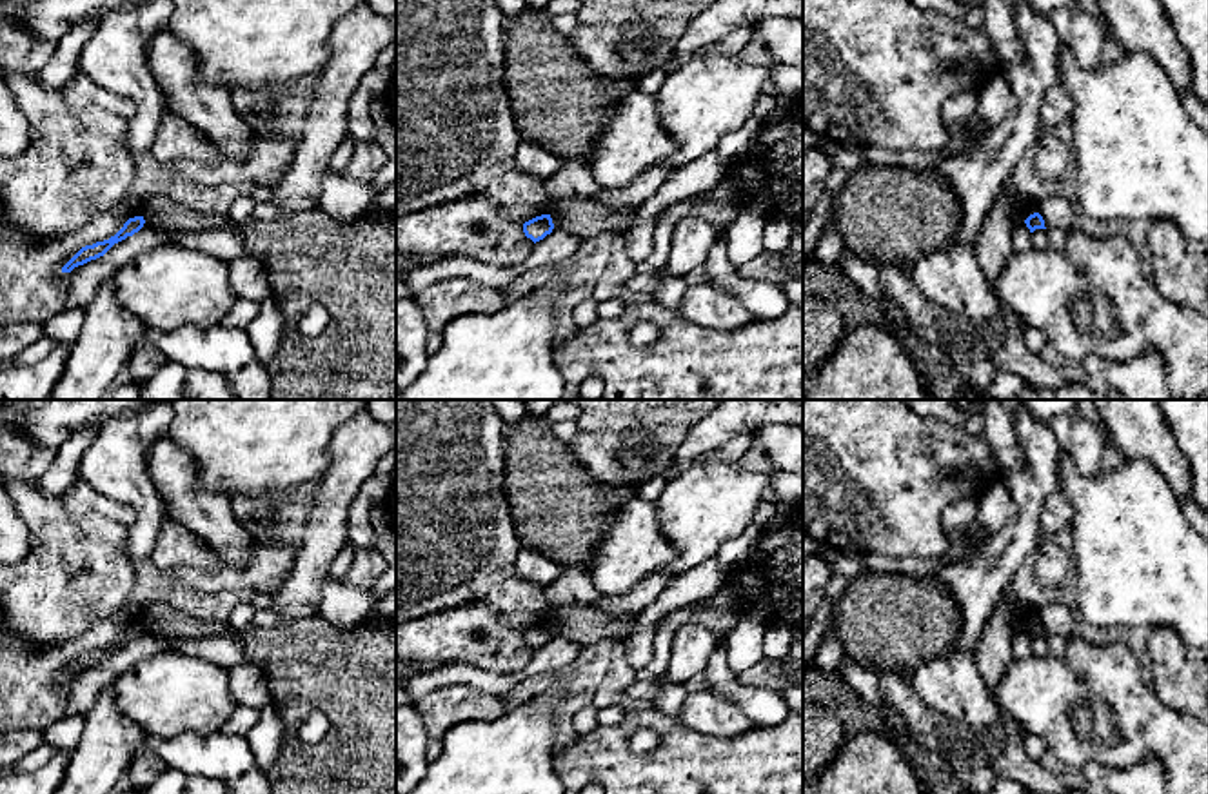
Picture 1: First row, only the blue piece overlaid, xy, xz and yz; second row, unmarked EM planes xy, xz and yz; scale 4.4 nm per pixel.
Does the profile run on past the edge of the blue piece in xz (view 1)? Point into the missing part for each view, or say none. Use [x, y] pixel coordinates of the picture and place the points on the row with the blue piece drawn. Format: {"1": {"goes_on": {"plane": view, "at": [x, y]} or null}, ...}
{"1": {"goes_on": null}}

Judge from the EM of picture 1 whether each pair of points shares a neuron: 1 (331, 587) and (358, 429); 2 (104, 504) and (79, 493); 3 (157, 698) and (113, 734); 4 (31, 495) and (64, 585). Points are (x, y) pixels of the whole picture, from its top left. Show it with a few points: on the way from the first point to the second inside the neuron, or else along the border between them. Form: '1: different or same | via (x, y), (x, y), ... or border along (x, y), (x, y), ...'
1: different | border along (327, 575), (316, 613)
2: same | via (99, 504), (84, 498)
3: different | border along (113, 680), (117, 707), (146, 734)
4: same | via (46, 516), (64, 547), (64, 564)

